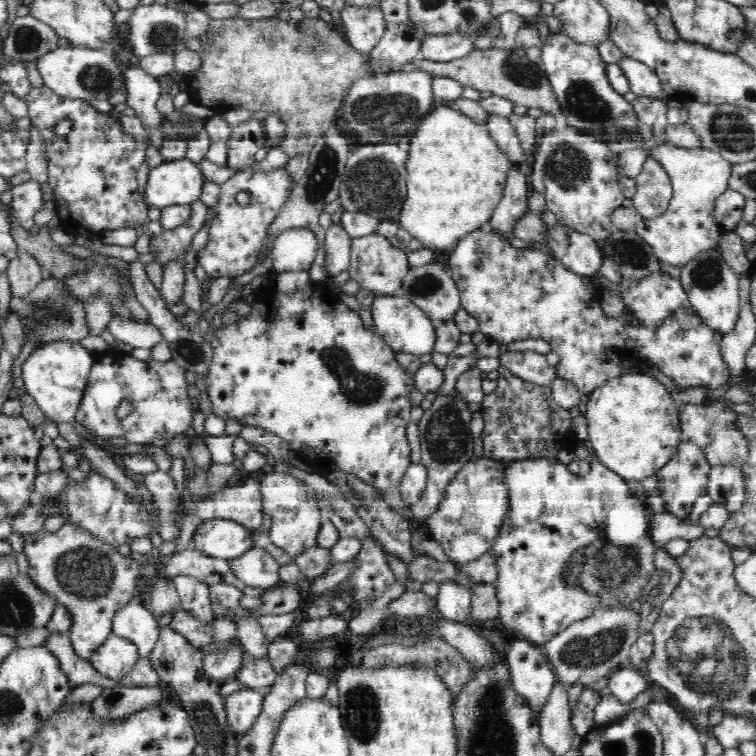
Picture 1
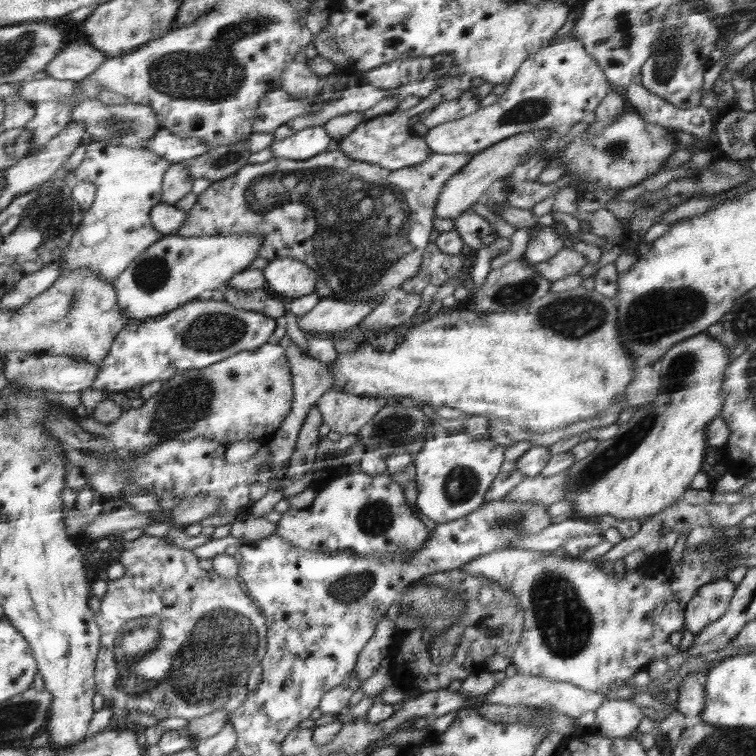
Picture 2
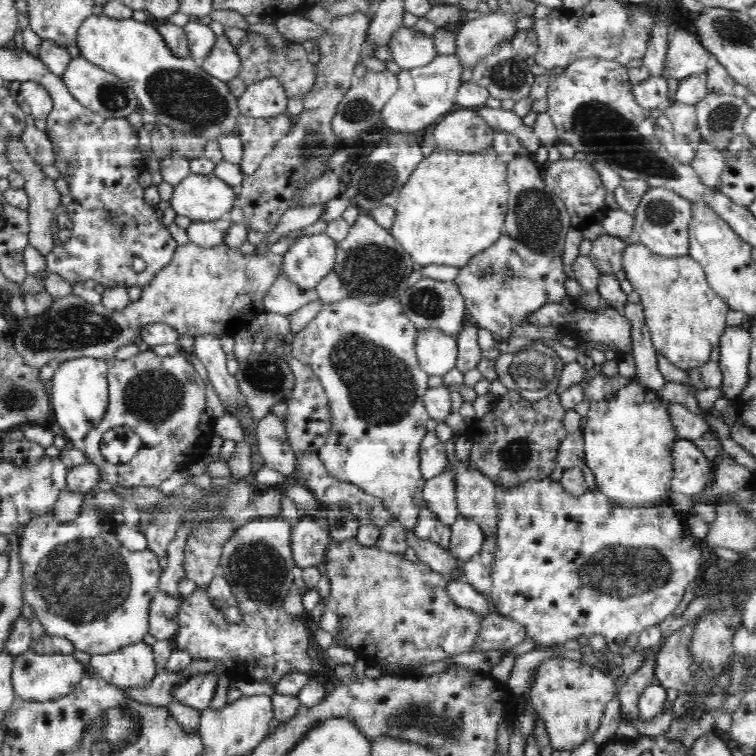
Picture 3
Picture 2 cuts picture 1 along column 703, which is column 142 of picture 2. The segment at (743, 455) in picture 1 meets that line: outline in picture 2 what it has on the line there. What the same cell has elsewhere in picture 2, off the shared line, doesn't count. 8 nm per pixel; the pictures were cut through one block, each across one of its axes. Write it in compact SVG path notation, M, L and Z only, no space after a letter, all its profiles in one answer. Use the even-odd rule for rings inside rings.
M278 342L263 345L261 349L234 354L232 357L218 361L202 370L188 370L178 374L170 381L164 381L160 392L148 399L140 408L130 409L117 418L117 422L108 425L93 418L80 418L82 428L108 438L108 448L114 451L126 451L132 455L146 453L163 442L180 439L193 441L195 438L204 437L212 441L220 441L228 446L239 440L261 440L269 437L280 428L292 408L292 380L286 364L285 348Z

